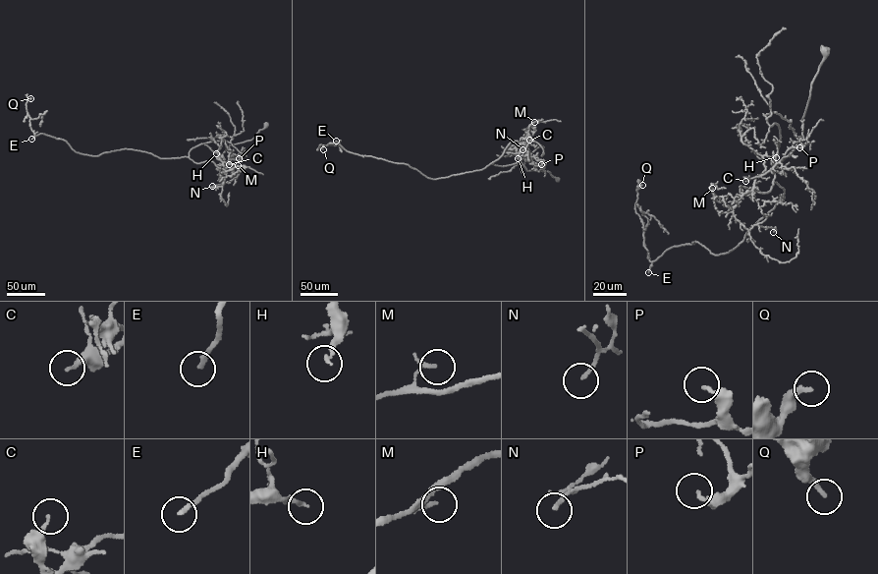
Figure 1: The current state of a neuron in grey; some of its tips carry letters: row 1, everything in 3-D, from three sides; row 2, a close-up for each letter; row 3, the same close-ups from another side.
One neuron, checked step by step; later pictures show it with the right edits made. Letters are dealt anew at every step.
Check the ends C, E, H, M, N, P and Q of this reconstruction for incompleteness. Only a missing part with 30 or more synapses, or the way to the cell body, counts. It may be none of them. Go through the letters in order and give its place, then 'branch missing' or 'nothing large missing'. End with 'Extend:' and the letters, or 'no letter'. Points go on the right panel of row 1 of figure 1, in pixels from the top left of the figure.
C: at (745, 181); nothing large missing
E: at (648, 272); branch missing
H: at (776, 157); branch missing
M: at (712, 188); nothing large missing
N: at (773, 232); nothing large missing
P: at (799, 147); nothing large missing
Q: at (642, 185); nothing large missing
Extend: E, H

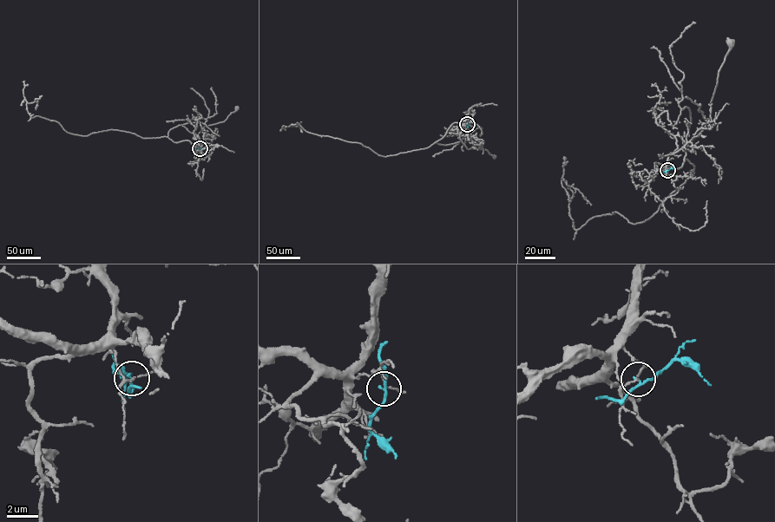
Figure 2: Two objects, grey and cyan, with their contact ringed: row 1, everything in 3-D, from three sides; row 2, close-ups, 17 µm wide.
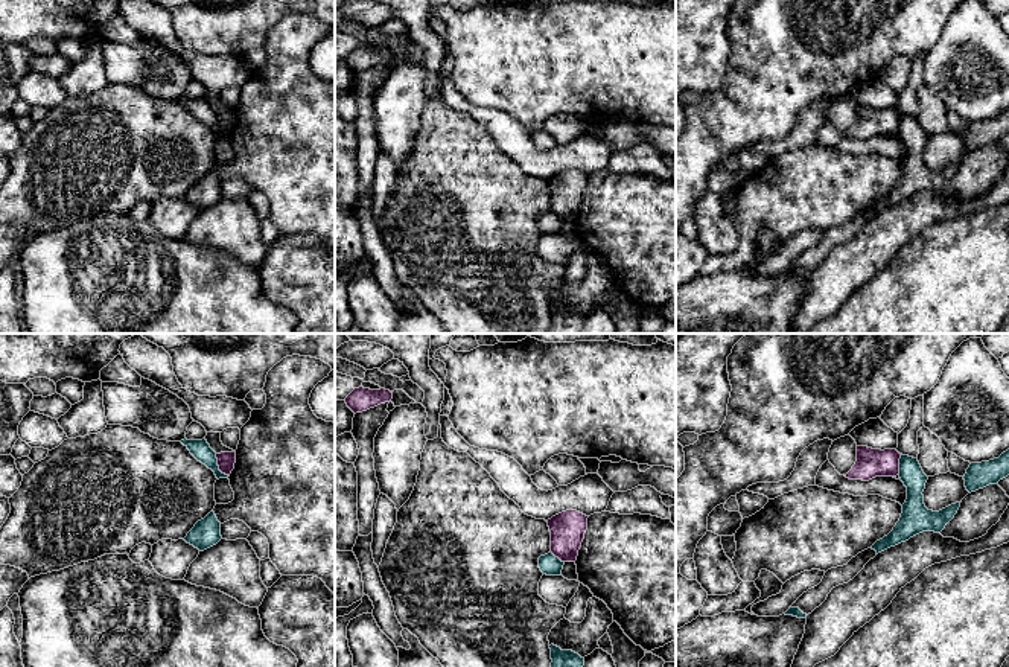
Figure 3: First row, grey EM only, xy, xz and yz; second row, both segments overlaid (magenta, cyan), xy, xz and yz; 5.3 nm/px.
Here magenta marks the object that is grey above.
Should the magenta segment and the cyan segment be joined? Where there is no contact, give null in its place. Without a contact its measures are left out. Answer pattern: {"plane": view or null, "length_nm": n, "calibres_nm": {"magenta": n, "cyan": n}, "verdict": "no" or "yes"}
{"plane": "xy", "length_nm": 140, "calibres_nm": {"magenta": 100, "cyan": 100}, "verdict": "no"}

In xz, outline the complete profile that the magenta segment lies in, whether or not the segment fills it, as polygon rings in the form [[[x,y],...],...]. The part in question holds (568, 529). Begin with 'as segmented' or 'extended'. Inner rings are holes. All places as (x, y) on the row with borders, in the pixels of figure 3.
as segmented | [[[566,510],[546,521],[551,531],[551,553],[562,562],[577,560],[587,518],[577,510]]]

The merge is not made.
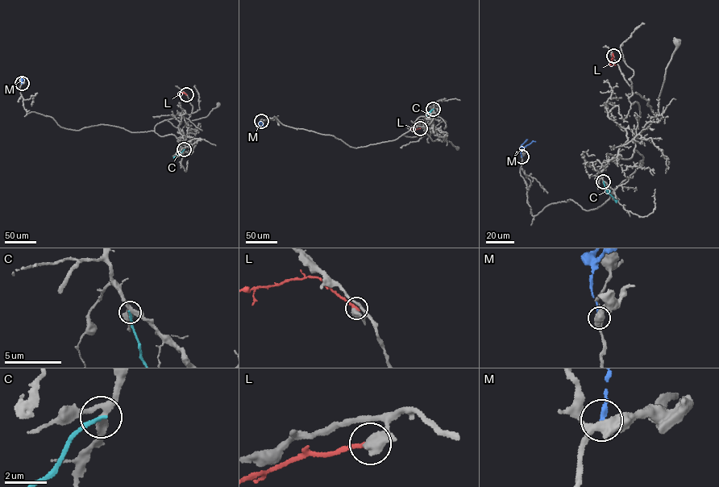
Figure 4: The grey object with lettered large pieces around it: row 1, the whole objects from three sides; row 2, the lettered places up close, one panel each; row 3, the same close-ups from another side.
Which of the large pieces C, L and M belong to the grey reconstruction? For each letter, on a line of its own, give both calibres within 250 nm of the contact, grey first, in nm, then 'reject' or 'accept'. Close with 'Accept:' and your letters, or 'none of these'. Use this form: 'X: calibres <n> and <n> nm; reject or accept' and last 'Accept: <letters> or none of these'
C: calibres 280 and 200 nm; reject
L: calibres 550 and 240 nm; reject
M: calibres 360 and 240 nm; reject
Accept: none of these

